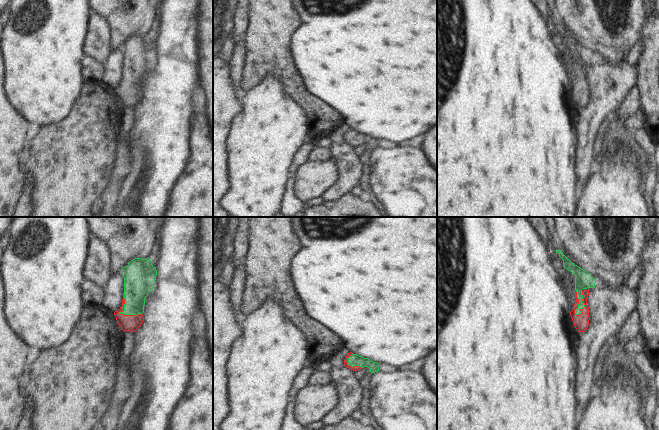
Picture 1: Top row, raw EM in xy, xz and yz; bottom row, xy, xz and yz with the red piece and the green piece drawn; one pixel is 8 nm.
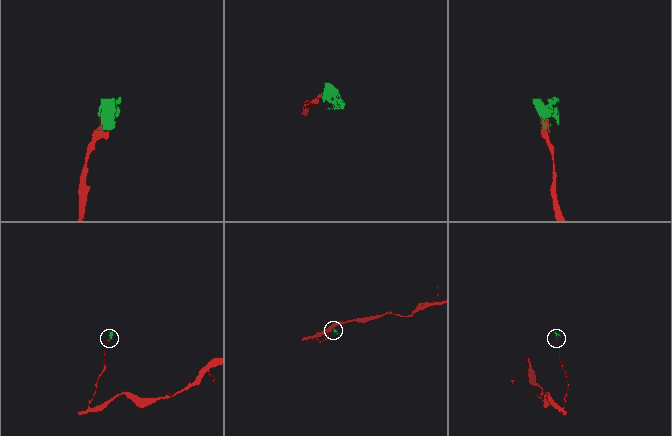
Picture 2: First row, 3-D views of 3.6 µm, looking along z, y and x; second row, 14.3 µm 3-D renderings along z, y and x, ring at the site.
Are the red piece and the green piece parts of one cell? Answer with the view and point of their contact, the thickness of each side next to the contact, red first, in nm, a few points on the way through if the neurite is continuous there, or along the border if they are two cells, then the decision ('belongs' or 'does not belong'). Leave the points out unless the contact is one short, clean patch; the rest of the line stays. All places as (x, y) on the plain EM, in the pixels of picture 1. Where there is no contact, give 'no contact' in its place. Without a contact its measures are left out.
contact yz (578, 79); calibres 130 and 140 nm; way yz (581, 98), (575, 89), (578, 79), (579, 61), (583, 56); belongs

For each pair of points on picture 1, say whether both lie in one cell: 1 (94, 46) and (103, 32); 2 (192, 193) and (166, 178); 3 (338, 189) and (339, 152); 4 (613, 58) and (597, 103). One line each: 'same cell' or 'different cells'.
1: same cell
2: different cells
3: same cell
4: different cells

